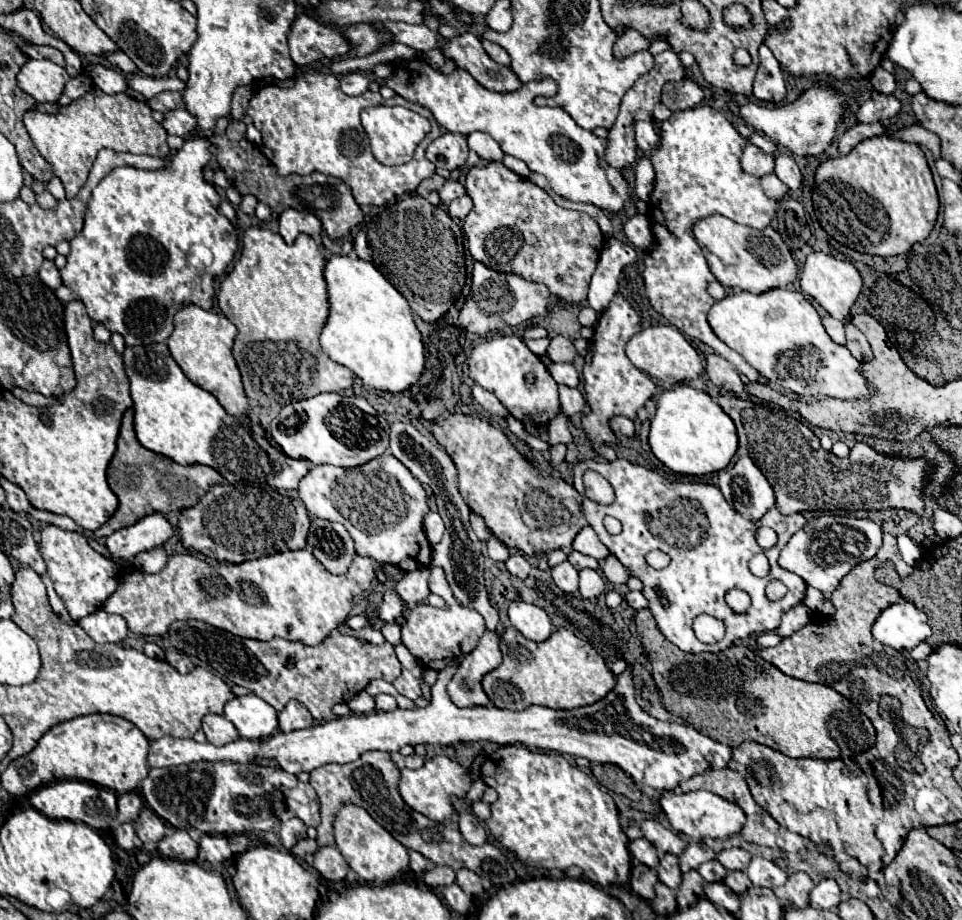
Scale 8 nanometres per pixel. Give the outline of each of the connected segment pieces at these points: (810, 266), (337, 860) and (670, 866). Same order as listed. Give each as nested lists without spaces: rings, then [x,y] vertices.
[[[810,253],[802,269],[800,287],[802,287],[802,293],[808,293],[810,297],[814,297],[834,319],[846,323],[850,319],[850,309],[860,295],[862,279],[858,269],[850,261],[842,261],[826,253]]]
[[[320,847],[314,853],[312,867],[328,881],[342,881],[348,873],[348,865],[336,847]]]
[[[666,853],[660,859],[660,867],[658,867],[658,877],[664,885],[668,885],[670,889],[678,889],[680,881],[682,881],[682,871],[678,869],[678,857]]]

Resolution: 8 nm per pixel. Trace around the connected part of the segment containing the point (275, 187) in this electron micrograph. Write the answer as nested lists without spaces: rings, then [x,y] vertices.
[[[218,119],[216,127],[210,135],[210,141],[216,147],[218,165],[222,167],[222,171],[230,179],[232,187],[236,187],[236,191],[242,197],[244,195],[254,195],[258,201],[270,205],[270,209],[274,213],[282,213],[288,207],[298,209],[298,211],[310,211],[322,221],[324,231],[332,239],[348,235],[356,225],[362,223],[364,213],[362,213],[360,205],[354,201],[350,187],[346,187],[346,183],[342,179],[330,177],[330,175],[324,175],[324,173],[310,173],[306,177],[300,177],[300,175],[280,177],[276,173],[276,167],[272,165],[272,161],[266,155],[262,155],[258,145],[250,143],[248,139],[242,139],[242,141],[226,139],[224,119]]]

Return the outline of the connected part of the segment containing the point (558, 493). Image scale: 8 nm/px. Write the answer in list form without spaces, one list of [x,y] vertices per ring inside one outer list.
[[[454,413],[446,419],[442,419],[440,423],[428,423],[420,417],[420,421],[424,425],[428,425],[428,429],[434,433],[436,441],[448,451],[448,455],[452,457],[456,469],[458,469],[458,489],[462,499],[466,501],[466,505],[484,517],[488,529],[506,543],[506,547],[516,547],[520,549],[524,555],[536,555],[542,551],[552,551],[552,549],[564,549],[566,553],[572,551],[572,541],[578,535],[578,531],[582,527],[586,527],[586,519],[582,515],[580,509],[580,495],[578,491],[564,483],[558,477],[540,473],[538,469],[534,469],[516,449],[514,445],[508,441],[508,437],[492,427],[488,421],[472,417],[472,415],[464,415],[464,413]]]

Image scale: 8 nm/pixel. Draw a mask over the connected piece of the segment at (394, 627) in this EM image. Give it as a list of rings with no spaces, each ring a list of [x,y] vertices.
[[[402,619],[400,621],[392,621],[392,623],[384,623],[380,627],[380,633],[386,637],[388,643],[398,645],[400,643],[400,627],[402,627]]]

